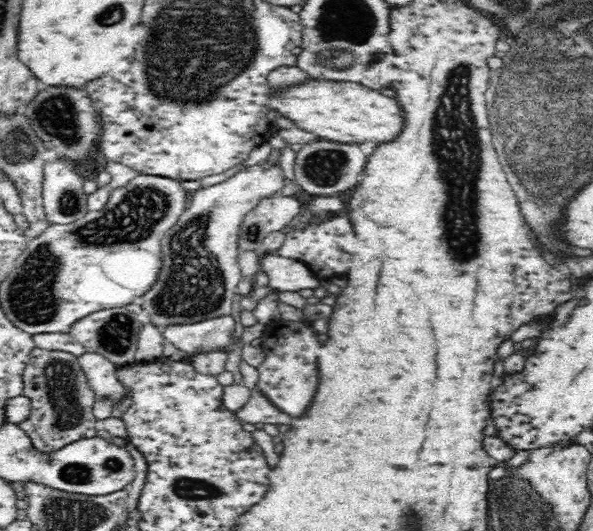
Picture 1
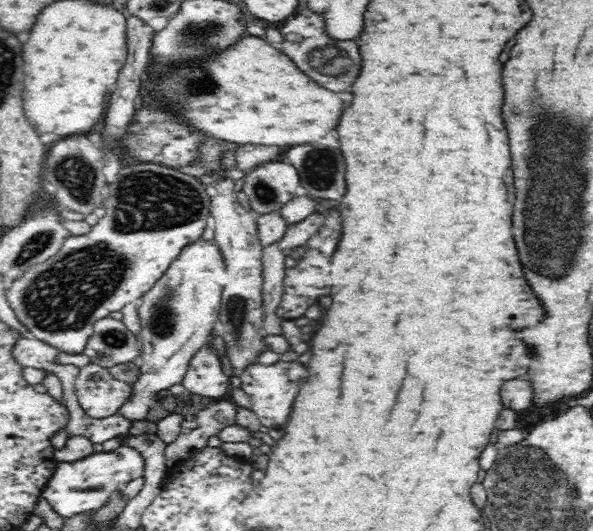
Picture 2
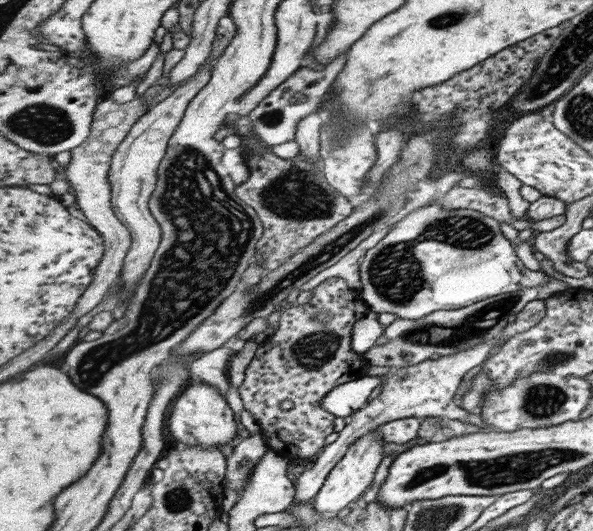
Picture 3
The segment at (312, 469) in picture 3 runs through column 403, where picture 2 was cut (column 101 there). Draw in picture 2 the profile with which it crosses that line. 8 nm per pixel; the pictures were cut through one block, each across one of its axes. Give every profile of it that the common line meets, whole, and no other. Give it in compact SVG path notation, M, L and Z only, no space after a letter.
M92 362L80 369L75 391L84 412L99 420L116 415L126 398L130 398L129 383L116 380L107 368Z

